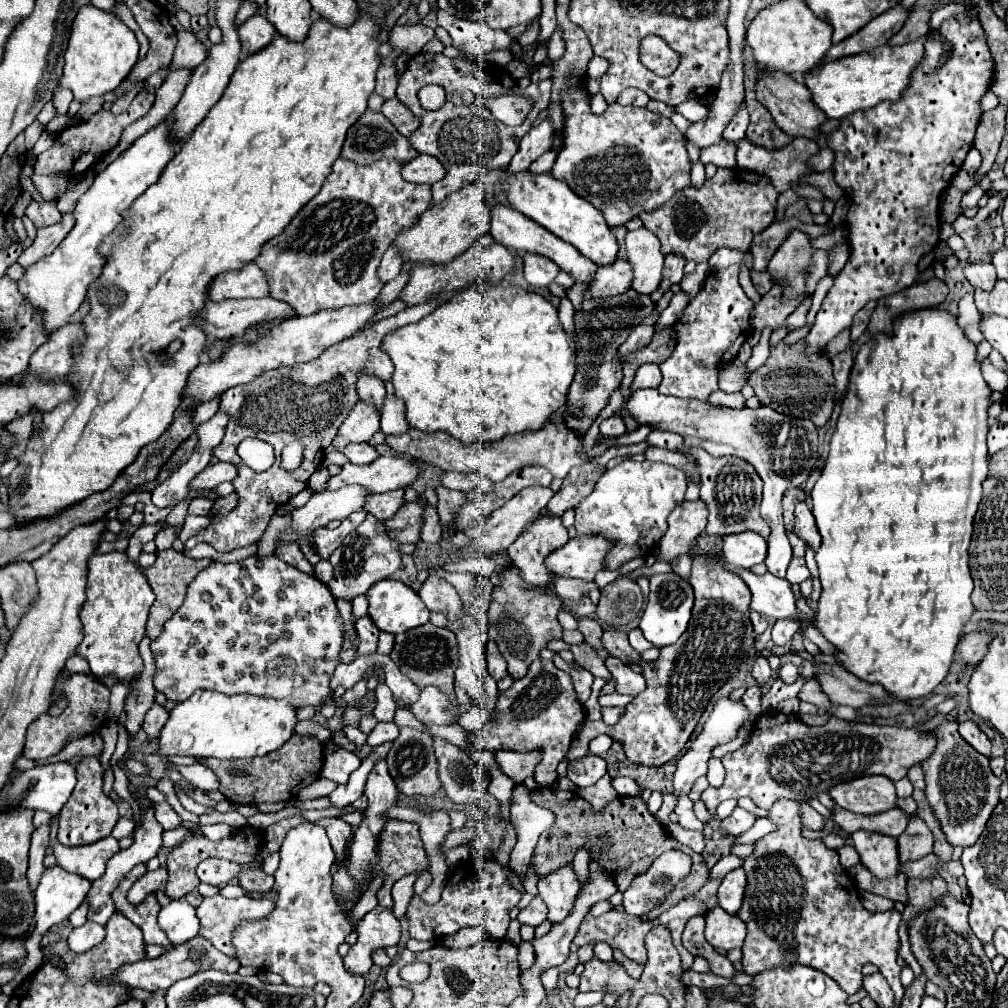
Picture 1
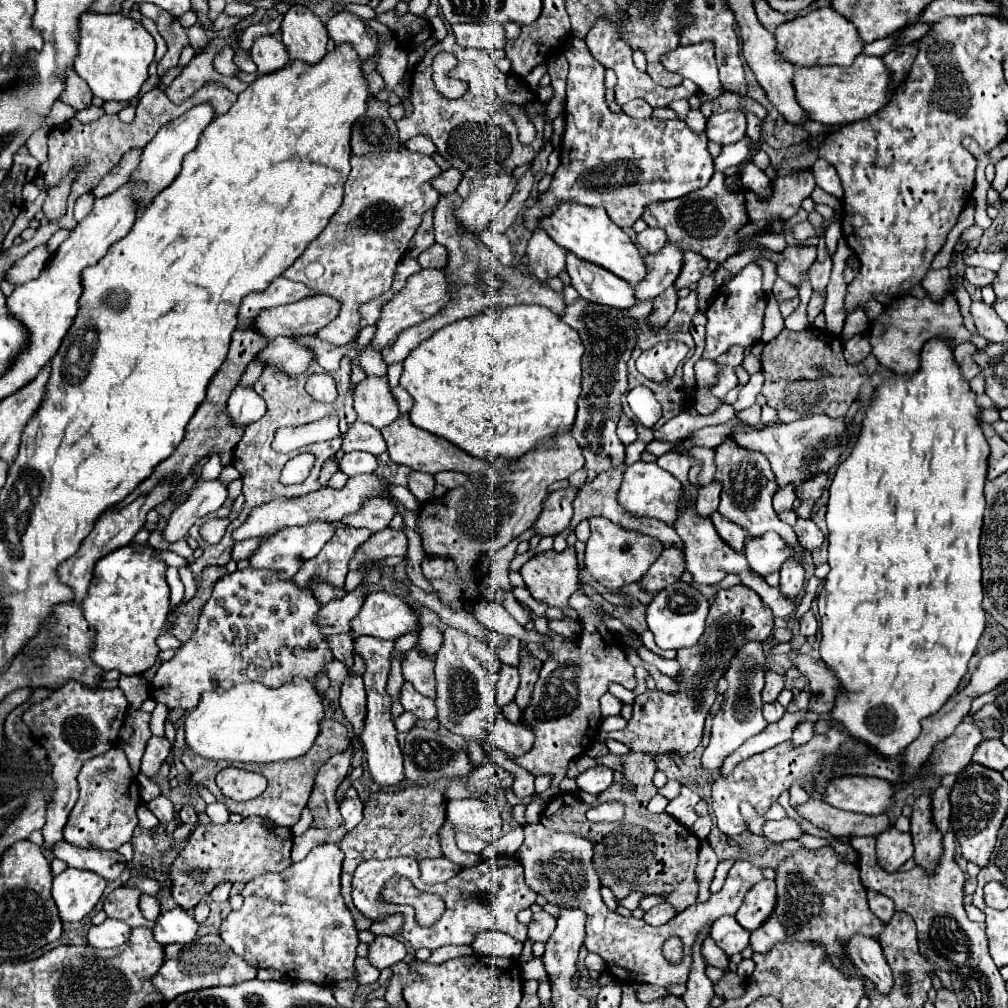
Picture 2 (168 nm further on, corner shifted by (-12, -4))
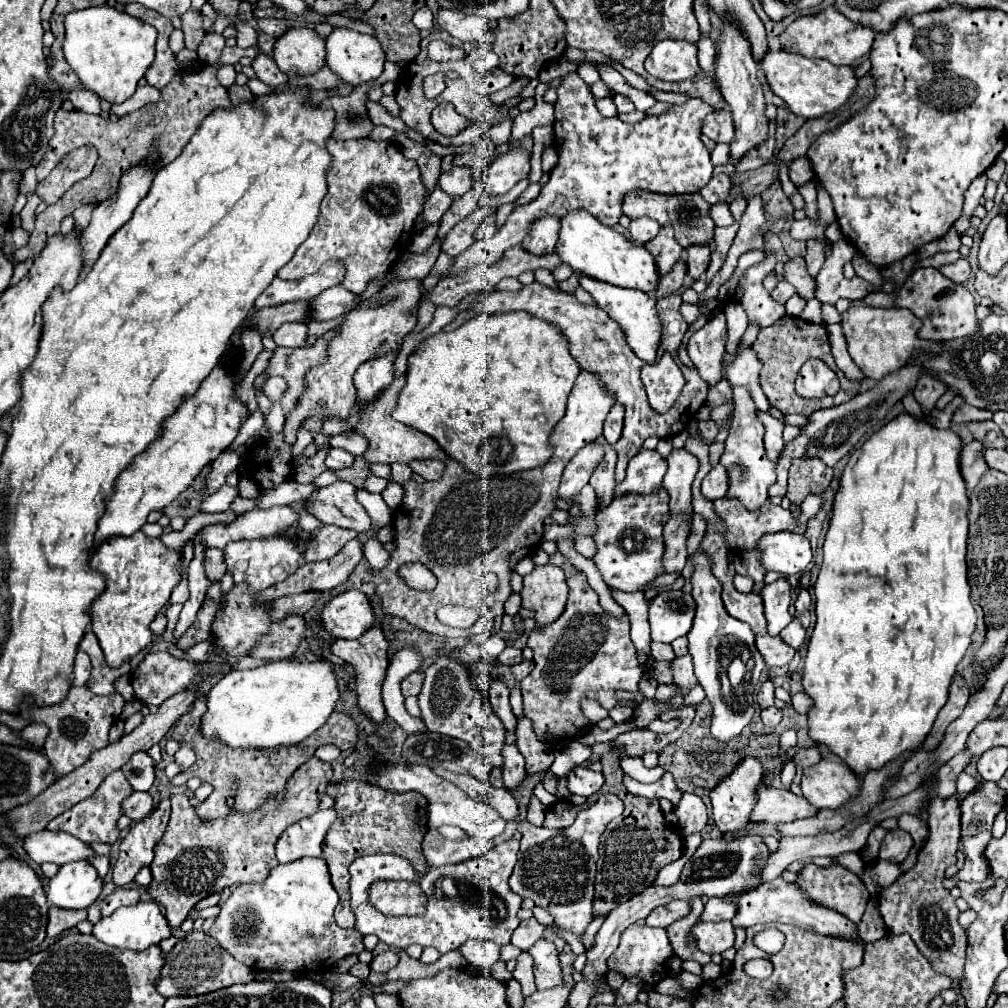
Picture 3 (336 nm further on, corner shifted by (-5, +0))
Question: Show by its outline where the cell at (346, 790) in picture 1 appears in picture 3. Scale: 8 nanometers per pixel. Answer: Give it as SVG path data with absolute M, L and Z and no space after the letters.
M334 808L320 810L296 824L292 824L276 844L276 858L280 864L290 864L306 856L320 856L322 840L330 822L334 820Z

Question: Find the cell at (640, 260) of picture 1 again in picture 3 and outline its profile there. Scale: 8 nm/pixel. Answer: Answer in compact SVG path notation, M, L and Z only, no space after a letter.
M636 218L630 222L628 230L630 230L630 236L636 244L646 244L648 240L652 240L658 234L660 224L650 218Z

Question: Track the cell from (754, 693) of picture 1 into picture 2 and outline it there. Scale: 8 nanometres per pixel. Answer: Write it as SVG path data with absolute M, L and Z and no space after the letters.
M767 702L763 704L763 716L767 722L777 722L783 716L785 708L779 702Z

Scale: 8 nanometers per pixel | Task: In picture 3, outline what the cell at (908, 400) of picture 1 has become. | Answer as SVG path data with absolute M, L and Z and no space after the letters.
M902 414L888 422L884 428L874 432L862 448L854 450L850 462L842 474L840 490L834 496L834 514L824 542L824 562L814 584L816 594L816 626L808 644L804 662L802 688L812 698L808 710L808 736L816 744L824 744L830 752L846 762L846 766L862 778L868 770L880 770L888 762L906 756L922 746L924 738L932 730L938 712L948 700L948 688L954 678L958 662L964 658L970 646L970 636L976 624L976 612L970 604L970 586L966 578L966 536L968 536L968 496L962 474L958 472L958 450L962 448L960 438L950 430L938 430L928 426L926 420L918 422L910 414Z

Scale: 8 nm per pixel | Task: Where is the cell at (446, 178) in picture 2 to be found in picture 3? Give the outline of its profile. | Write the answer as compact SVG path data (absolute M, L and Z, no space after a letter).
M454 168L450 172L444 172L438 178L438 186L446 194L450 194L452 198L460 198L460 196L464 196L474 186L472 170L470 168Z

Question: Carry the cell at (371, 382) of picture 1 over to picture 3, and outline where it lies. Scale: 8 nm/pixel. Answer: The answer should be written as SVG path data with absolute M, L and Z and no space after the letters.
M282 324L274 334L272 340L276 346L286 346L286 348L300 348L306 340L306 324Z

